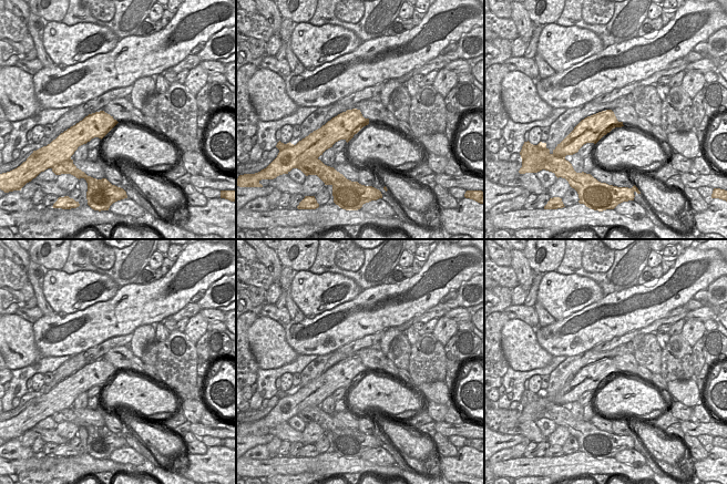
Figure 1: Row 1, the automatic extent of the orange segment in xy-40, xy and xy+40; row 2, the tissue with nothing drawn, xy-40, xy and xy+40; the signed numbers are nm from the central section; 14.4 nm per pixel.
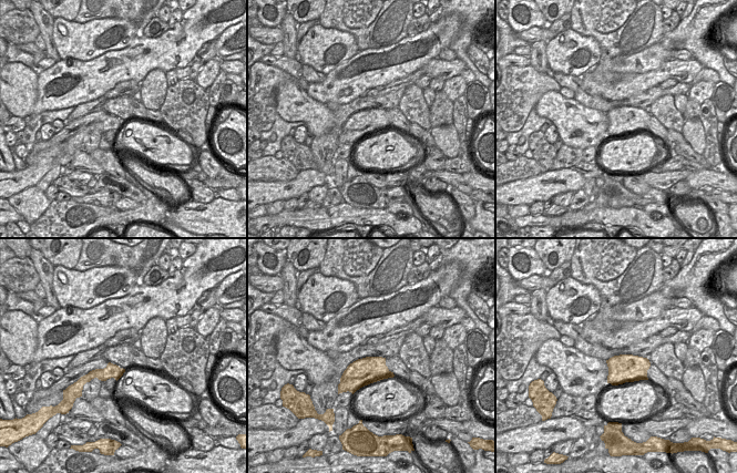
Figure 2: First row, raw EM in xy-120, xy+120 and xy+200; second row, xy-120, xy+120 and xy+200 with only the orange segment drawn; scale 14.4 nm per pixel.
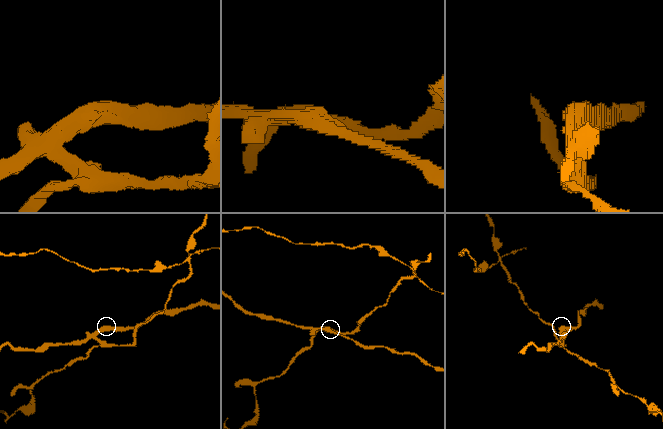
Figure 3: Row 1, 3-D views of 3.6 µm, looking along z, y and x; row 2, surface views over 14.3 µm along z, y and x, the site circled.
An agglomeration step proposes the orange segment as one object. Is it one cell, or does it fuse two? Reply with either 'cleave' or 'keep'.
cleave

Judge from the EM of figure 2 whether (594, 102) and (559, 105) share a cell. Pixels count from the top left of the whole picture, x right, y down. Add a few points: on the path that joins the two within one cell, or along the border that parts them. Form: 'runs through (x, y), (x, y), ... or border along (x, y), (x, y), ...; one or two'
border along (574, 98), (582, 104), (605, 113); two

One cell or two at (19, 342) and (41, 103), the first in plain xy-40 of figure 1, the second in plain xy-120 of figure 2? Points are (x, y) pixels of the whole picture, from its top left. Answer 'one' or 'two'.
two

